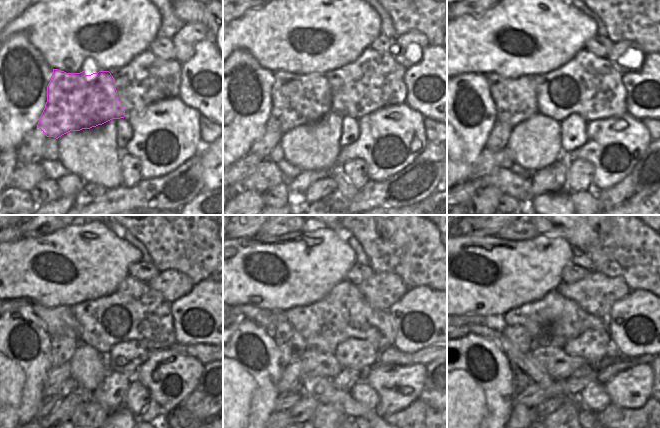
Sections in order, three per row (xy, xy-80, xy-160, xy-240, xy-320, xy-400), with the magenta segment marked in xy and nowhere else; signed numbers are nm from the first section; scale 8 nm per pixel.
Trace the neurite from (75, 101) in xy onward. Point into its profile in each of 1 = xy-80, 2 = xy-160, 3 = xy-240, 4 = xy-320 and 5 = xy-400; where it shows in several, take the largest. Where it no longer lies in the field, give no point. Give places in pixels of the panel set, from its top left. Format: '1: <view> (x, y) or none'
1: xy-80 (296, 100)
2: xy-160 (515, 100)
3: xy-240 (60, 320)
4: xy-320 (267, 319)
5: xy-400 (467, 331)

